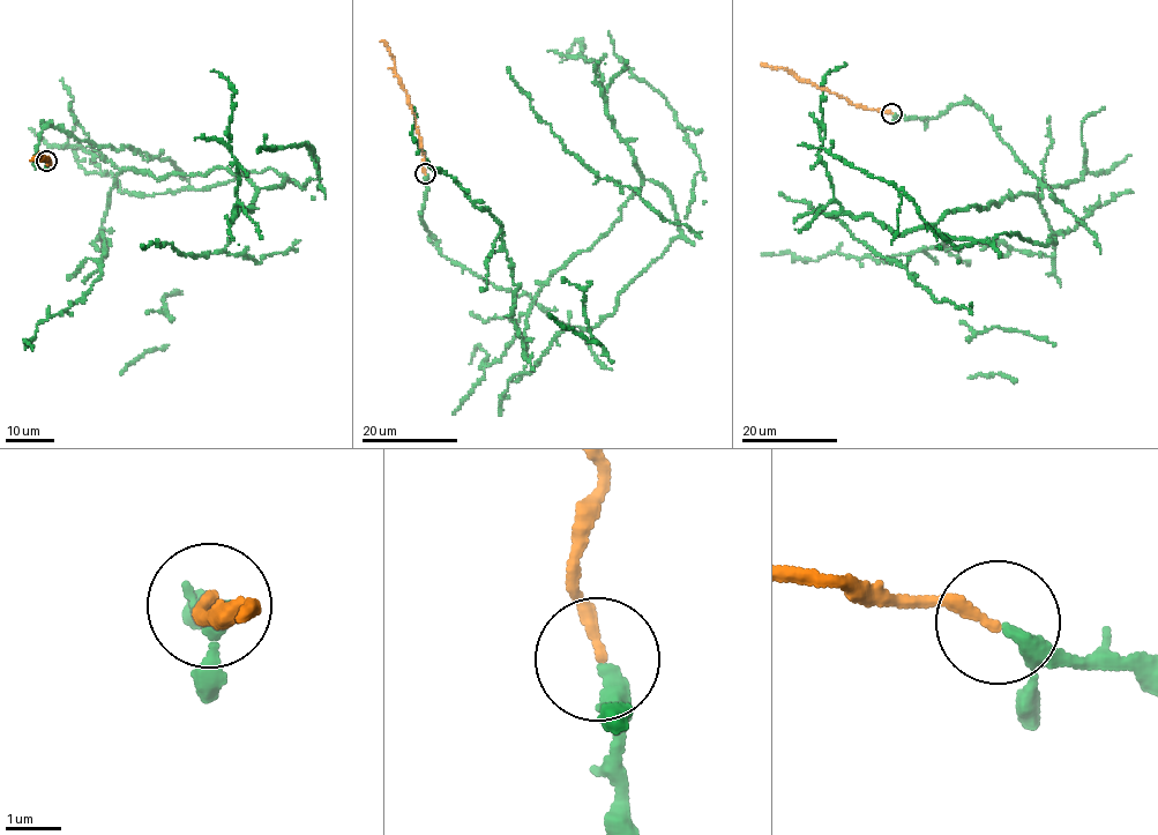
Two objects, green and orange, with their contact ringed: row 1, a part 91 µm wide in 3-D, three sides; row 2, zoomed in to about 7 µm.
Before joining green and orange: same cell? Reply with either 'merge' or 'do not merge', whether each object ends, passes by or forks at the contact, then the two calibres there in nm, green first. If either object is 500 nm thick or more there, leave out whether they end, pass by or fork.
merge | green passes by | orange ends | 260/220 nm

